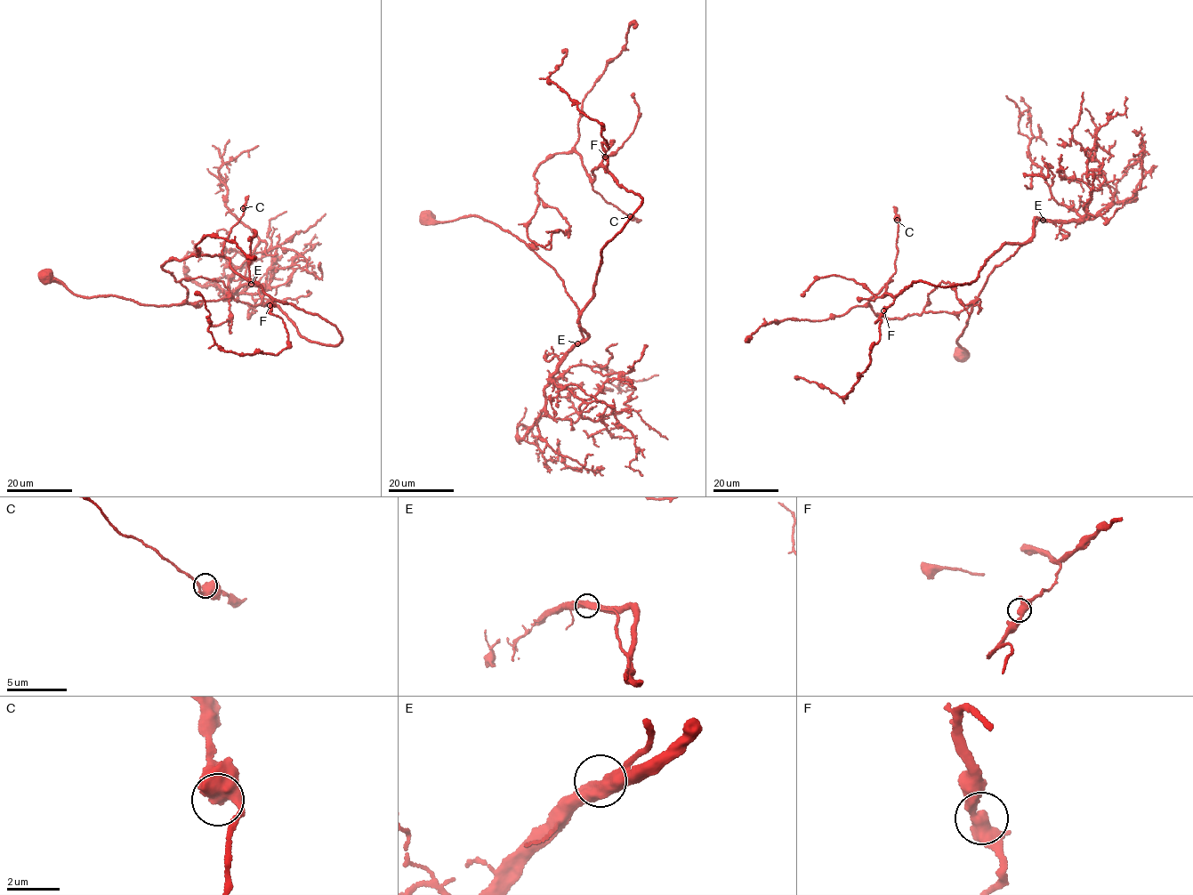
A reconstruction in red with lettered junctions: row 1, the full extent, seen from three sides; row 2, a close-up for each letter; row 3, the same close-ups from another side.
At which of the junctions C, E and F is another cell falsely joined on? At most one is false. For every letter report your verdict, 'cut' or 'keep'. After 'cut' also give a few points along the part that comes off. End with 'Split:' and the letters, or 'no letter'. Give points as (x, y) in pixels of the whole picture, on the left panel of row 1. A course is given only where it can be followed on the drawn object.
C: keep
E: keep
F: keep
Split: no letter

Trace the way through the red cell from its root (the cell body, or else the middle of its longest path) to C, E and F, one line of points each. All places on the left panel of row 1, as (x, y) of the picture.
C: (45, 276), (159, 306), (272, 300), (300, 335), (337, 345), (333, 324), (231, 267), (223, 245), (243, 208)
E: (45, 276), (54, 278), (78, 295), (111, 294), (159, 306), (230, 298), (261, 305), (258, 286), (250, 285)
F: (45, 276), (78, 295), (159, 306), (272, 300), (301, 336), (341, 341), (317, 315), (286, 302), (270, 305)

